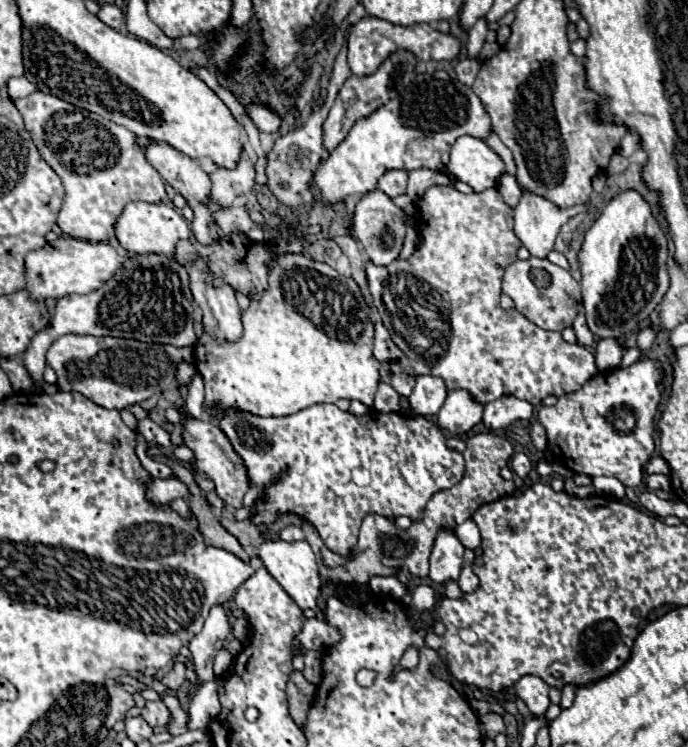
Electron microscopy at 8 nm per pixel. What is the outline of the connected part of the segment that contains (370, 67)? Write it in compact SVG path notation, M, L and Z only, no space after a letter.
M366 16L350 28L347 48L347 61L352 74L368 76L368 74L374 74L378 70L378 66L396 50L408 50L408 52L416 54L418 60L424 60L424 62L450 60L450 58L456 58L456 54L460 50L460 42L454 36L448 36L448 34L434 30L430 24L396 26L396 24L390 24L386 20L374 18L374 16Z

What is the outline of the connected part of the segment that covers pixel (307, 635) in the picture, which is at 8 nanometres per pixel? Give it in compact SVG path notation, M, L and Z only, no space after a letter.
M310 618L305 622L298 640L302 642L306 650L324 652L328 646L340 640L340 630L336 630L336 626L330 626L317 618Z

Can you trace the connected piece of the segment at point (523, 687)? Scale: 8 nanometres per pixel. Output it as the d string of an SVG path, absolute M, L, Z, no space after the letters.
M524 676L524 678L520 678L516 682L514 690L516 690L518 698L526 702L528 710L534 716L544 716L544 712L550 706L550 700L548 700L550 686L542 678L538 678L538 676Z

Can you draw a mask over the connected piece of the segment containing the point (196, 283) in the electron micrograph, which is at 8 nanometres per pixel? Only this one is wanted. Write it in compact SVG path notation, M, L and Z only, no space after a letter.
M198 260L188 274L190 274L190 290L194 302L202 308L204 330L218 340L236 342L236 338L240 338L242 334L240 308L236 296L230 286L212 288L204 280L202 270L204 270L204 262Z

